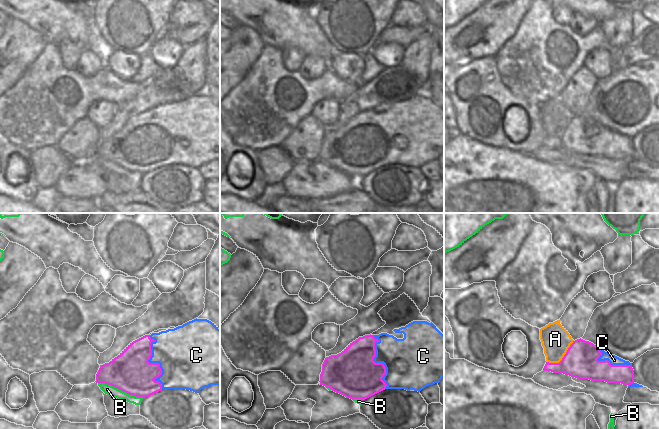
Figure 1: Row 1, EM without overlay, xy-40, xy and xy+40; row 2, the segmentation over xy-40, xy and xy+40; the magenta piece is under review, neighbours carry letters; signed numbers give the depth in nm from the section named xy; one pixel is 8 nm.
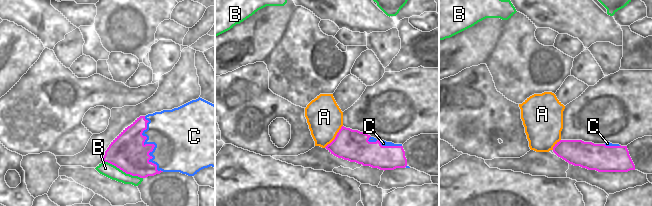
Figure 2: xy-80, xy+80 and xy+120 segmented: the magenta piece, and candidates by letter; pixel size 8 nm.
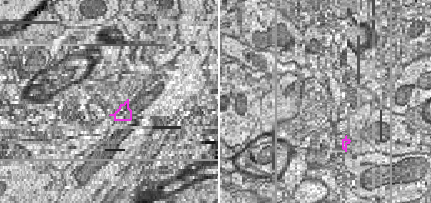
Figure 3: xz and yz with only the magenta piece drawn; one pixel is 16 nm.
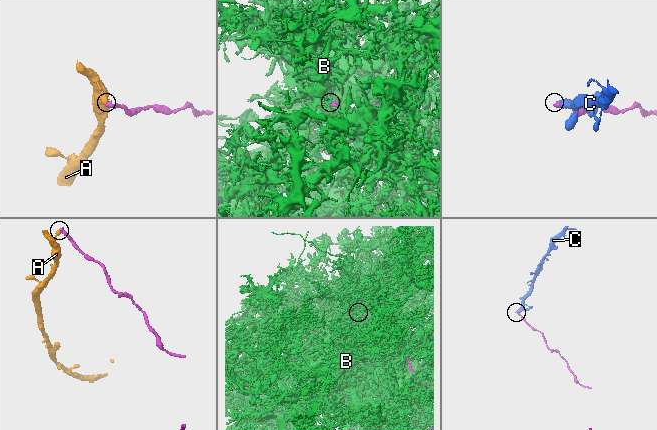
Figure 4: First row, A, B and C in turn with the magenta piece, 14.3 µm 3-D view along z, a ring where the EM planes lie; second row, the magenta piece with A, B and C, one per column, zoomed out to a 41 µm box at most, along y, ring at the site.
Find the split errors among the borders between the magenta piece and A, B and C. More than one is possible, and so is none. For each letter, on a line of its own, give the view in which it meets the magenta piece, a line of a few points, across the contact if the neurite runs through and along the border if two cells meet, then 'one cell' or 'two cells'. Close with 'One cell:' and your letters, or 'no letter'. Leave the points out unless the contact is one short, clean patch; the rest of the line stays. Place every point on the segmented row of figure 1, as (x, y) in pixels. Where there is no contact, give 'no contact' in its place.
A: contact in xy+40; line xy+40 (573, 340), (564, 356), (558, 362), (547, 362); two cells
B: contact in xy-40; two cells
C: contact in xy-40; two cells
One cell: no letter

